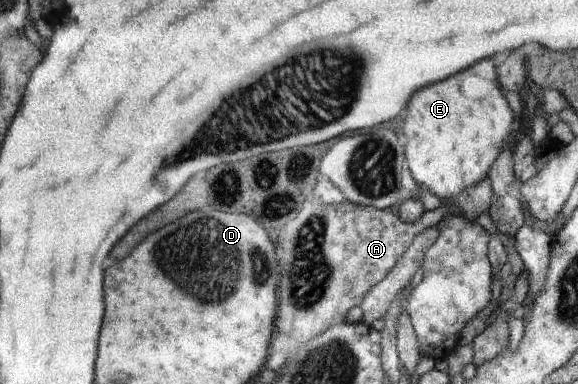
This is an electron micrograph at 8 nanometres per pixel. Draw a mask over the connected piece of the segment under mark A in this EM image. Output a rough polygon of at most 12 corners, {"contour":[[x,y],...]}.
{"contour":[[306,204],[282,228],[278,330],[347,322],[442,204]]}

